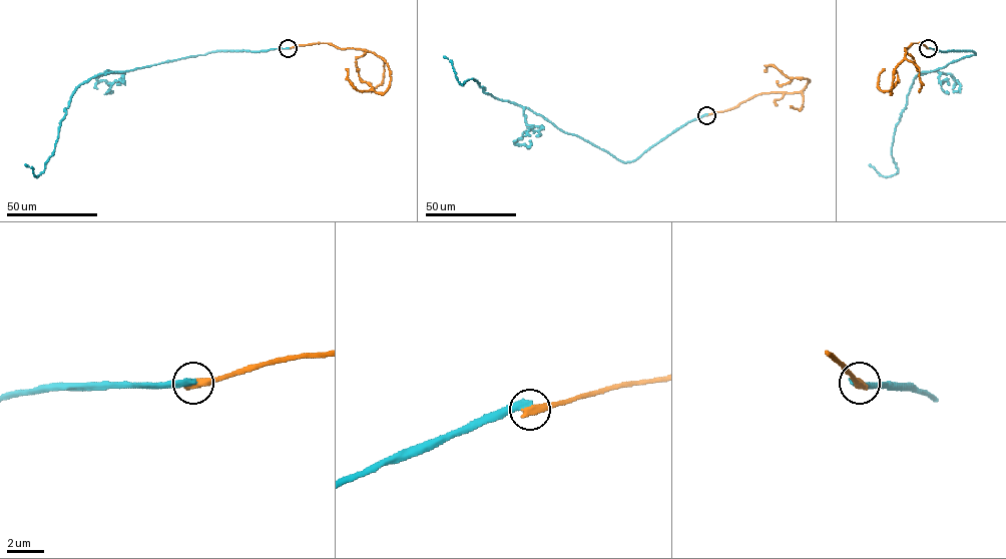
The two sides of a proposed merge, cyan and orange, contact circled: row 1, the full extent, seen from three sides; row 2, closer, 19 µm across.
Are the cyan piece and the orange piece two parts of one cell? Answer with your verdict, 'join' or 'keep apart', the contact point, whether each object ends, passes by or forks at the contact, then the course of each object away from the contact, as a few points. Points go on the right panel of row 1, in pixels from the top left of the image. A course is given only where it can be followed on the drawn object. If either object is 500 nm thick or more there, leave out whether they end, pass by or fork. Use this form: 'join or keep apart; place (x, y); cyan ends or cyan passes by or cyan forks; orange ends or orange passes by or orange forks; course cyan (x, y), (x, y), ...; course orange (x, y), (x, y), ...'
keep apart; place (928, 48); cyan ends; orange ends; course cyan (927, 48), (975, 53), (914, 78), (892, 143), (898, 172), (883, 176), (869, 164); course orange (928, 48), (913, 43), (905, 48), (905, 57), (895, 69), (891, 93), (878, 87), (884, 68)

